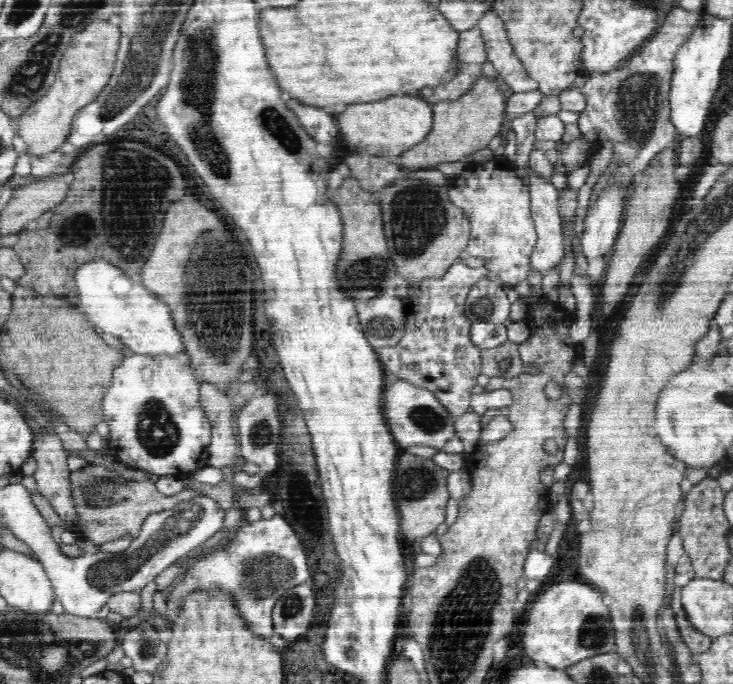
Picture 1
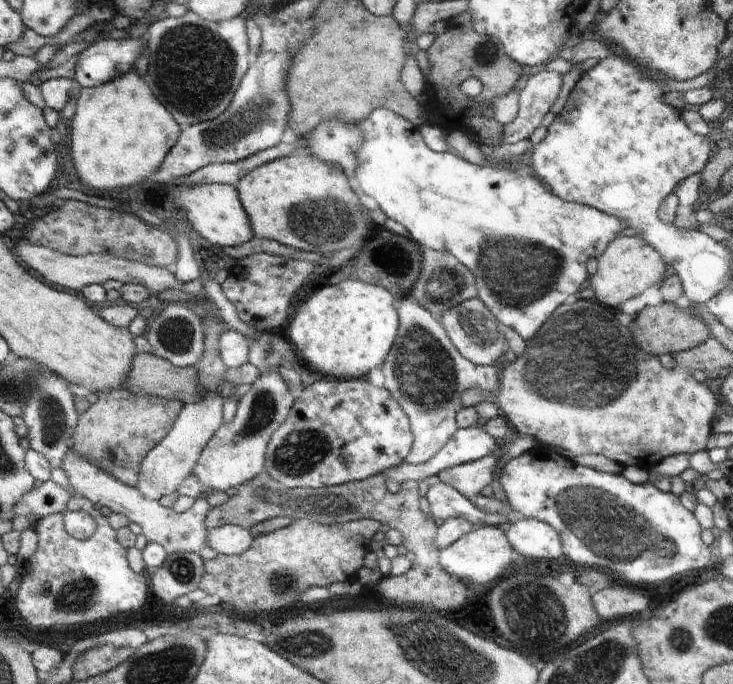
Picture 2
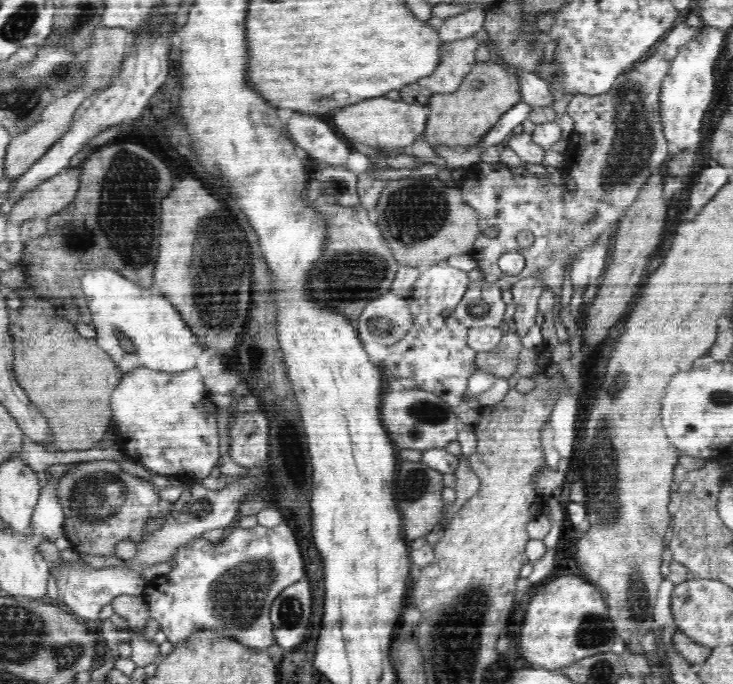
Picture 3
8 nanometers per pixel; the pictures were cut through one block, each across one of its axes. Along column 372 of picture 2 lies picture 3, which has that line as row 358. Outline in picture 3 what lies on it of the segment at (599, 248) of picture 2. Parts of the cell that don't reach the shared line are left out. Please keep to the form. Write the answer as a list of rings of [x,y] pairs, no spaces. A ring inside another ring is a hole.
[[[92,270],[82,278],[82,290],[88,298],[88,306],[94,318],[96,326],[96,340],[106,348],[106,353],[112,354],[114,364],[127,374],[131,369],[141,365],[142,368],[157,369],[158,372],[186,372],[198,364],[198,356],[205,348],[198,348],[198,340],[194,340],[194,334],[190,328],[186,328],[186,322],[182,316],[178,316],[178,310],[164,298],[152,294],[152,290],[142,288],[134,284],[132,280],[122,278],[120,274],[112,270]],[[116,332],[128,336],[136,350],[126,352],[116,342]]]

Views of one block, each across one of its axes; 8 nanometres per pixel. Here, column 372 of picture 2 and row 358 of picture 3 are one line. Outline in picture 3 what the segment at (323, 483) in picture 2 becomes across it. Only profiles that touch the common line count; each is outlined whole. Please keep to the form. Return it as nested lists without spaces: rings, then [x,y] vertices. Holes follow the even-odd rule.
[[[445,261],[423,268],[419,280],[414,284],[411,294],[406,298],[412,318],[410,331],[396,344],[388,347],[384,368],[390,369],[394,377],[412,378],[420,389],[434,392],[454,409],[464,408],[467,382],[477,368],[477,353],[468,345],[469,328],[462,325],[455,316],[455,309],[464,297],[470,280],[466,272],[452,268]]]

